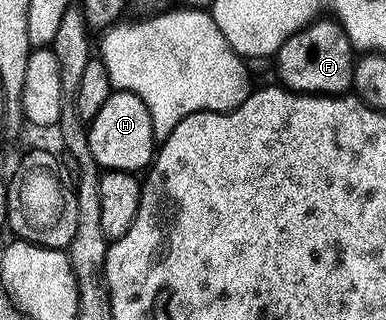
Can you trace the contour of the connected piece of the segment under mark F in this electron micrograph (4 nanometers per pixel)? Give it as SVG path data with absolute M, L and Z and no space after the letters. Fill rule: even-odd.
M318 17L288 39L275 56L277 75L288 90L302 95L344 95L353 86L355 52L347 33L333 17Z

